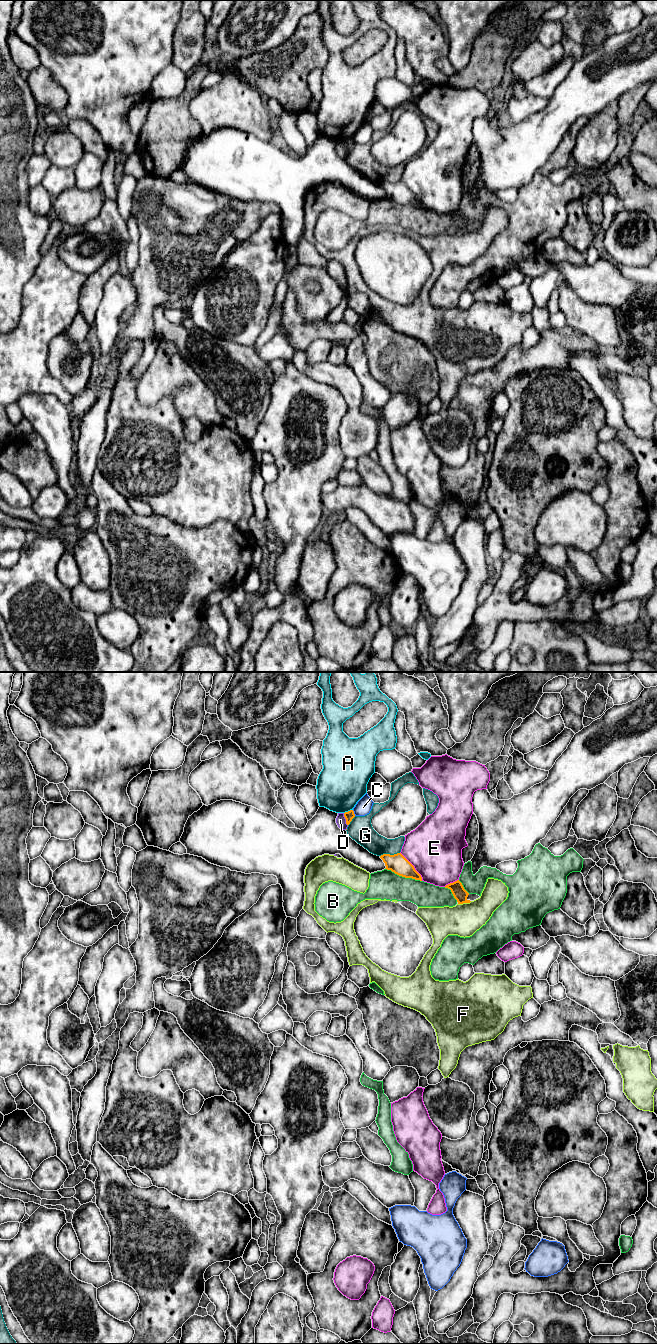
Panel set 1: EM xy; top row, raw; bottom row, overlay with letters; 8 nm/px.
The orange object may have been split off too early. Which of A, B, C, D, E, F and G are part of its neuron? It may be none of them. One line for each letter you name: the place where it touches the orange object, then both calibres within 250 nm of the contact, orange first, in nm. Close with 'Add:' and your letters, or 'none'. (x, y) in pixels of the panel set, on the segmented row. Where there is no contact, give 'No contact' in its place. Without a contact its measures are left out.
Add: none

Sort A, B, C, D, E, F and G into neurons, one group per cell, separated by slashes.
A / B / C / D / E / F / G

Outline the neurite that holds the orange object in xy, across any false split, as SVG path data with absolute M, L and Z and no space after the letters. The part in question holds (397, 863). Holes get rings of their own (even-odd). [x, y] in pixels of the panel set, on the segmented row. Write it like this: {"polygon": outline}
{"polygon": "M383 854L380 858L385 863L387 870L391 870L395 874L422 881L421 875L415 870L414 866L401 854L394 855Z"}

